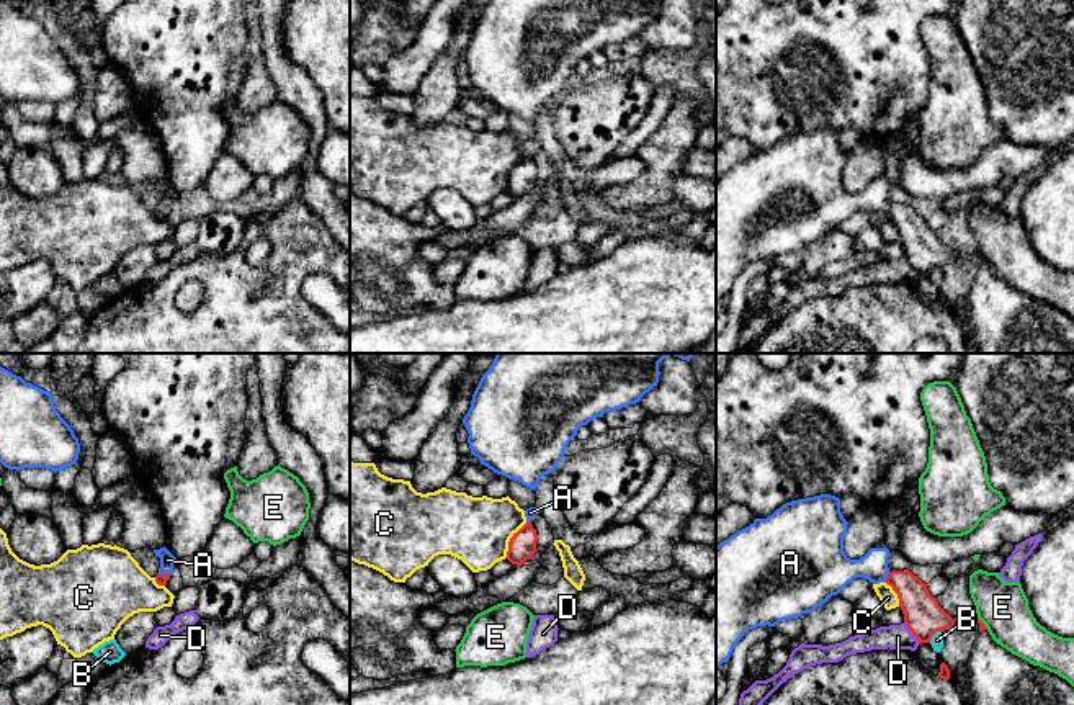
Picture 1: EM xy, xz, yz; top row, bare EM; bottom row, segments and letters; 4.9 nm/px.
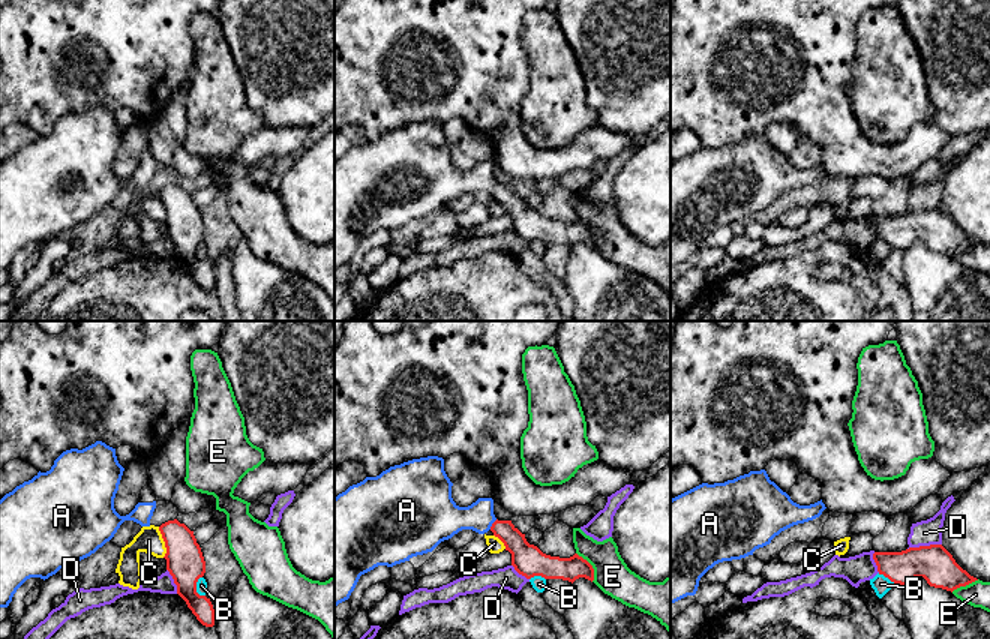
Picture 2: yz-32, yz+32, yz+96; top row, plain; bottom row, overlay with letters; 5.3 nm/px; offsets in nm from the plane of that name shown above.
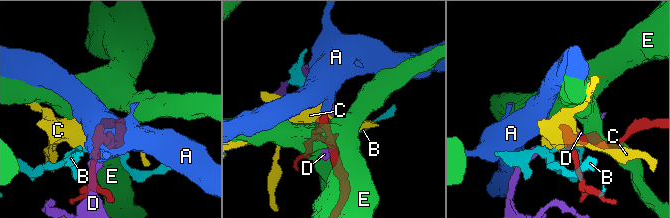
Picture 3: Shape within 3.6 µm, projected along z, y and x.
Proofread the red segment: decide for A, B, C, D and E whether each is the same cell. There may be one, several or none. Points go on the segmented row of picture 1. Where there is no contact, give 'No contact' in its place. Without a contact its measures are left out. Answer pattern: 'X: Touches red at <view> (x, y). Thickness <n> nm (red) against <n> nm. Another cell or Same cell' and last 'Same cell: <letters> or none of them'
A: Touches red at yz (886, 578). Thickness 190 nm (red) against 160 nm. Same cell
B: Touches red at yz (934, 633). Thickness 190 nm (red) against 60 nm. Another cell
C: Touches red at xz (510, 540). Thickness 140 nm (red) against 320 nm. Another cell
D: Touches red at yz (912, 633). Thickness 190 nm (red) against 130 nm. Another cell
E: Touches red at yz (983, 624). Thickness 30 nm (red) against 240 nm. Another cell
Same cell: A

